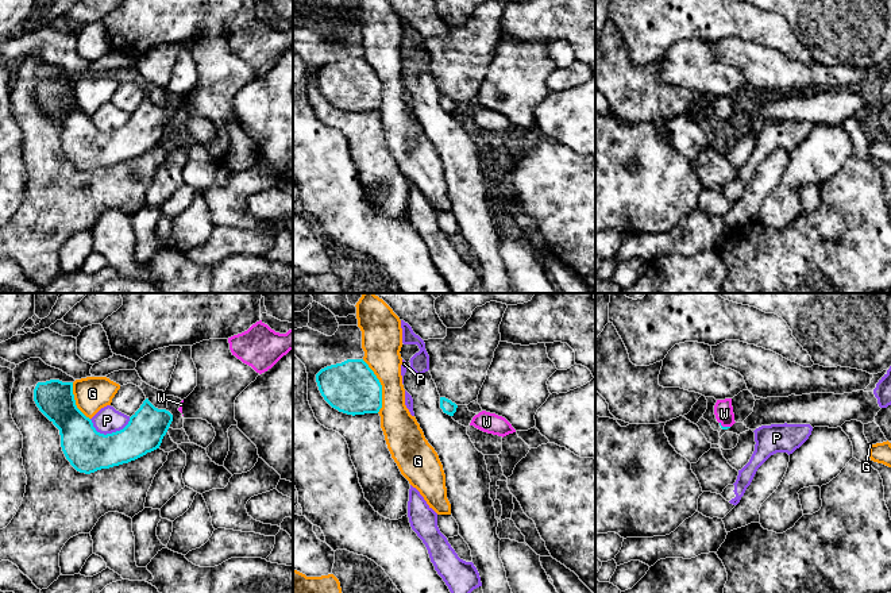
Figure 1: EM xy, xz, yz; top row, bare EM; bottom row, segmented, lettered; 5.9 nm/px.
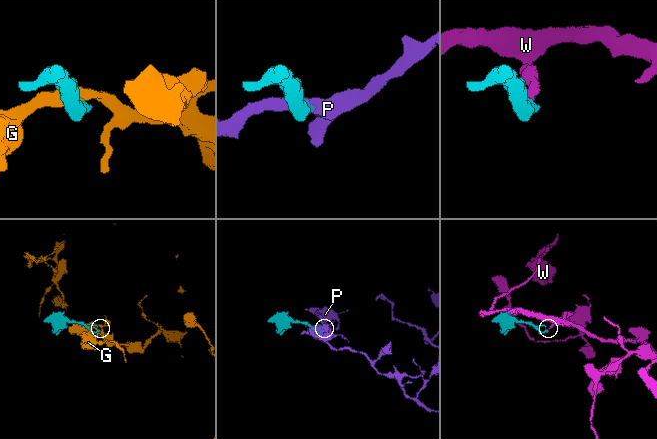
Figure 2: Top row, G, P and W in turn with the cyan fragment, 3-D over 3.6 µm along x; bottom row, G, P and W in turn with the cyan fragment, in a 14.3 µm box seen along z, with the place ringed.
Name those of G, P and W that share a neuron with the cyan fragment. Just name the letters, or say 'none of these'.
W

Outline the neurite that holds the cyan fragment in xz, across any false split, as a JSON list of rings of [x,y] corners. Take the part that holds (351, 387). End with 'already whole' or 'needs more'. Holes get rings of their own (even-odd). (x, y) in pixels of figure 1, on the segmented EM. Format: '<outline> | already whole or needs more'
[[[347,359],[316,374],[324,400],[347,415],[378,413],[382,408],[382,385],[363,359]]] | already whole

